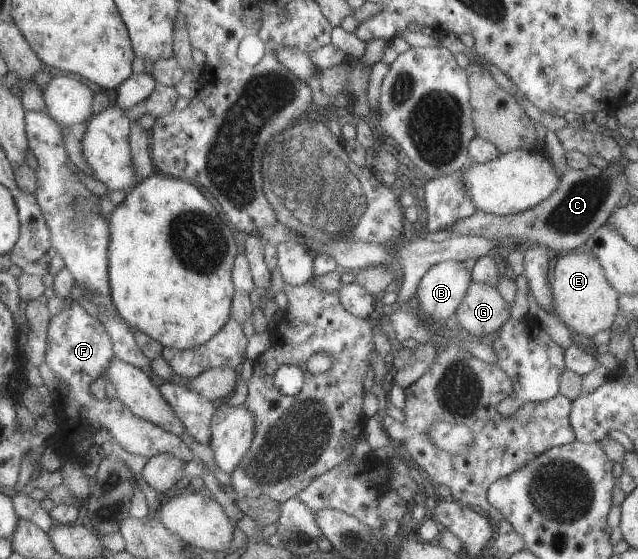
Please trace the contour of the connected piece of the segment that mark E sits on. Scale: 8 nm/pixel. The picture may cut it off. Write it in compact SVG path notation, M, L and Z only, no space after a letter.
M586 250L583 253L568 252L567 255L559 257L557 263L553 265L553 280L550 281L549 291L551 291L551 314L555 315L559 322L572 333L579 333L591 338L600 331L610 329L615 322L615 315L618 313L618 294L601 270L599 261Z

